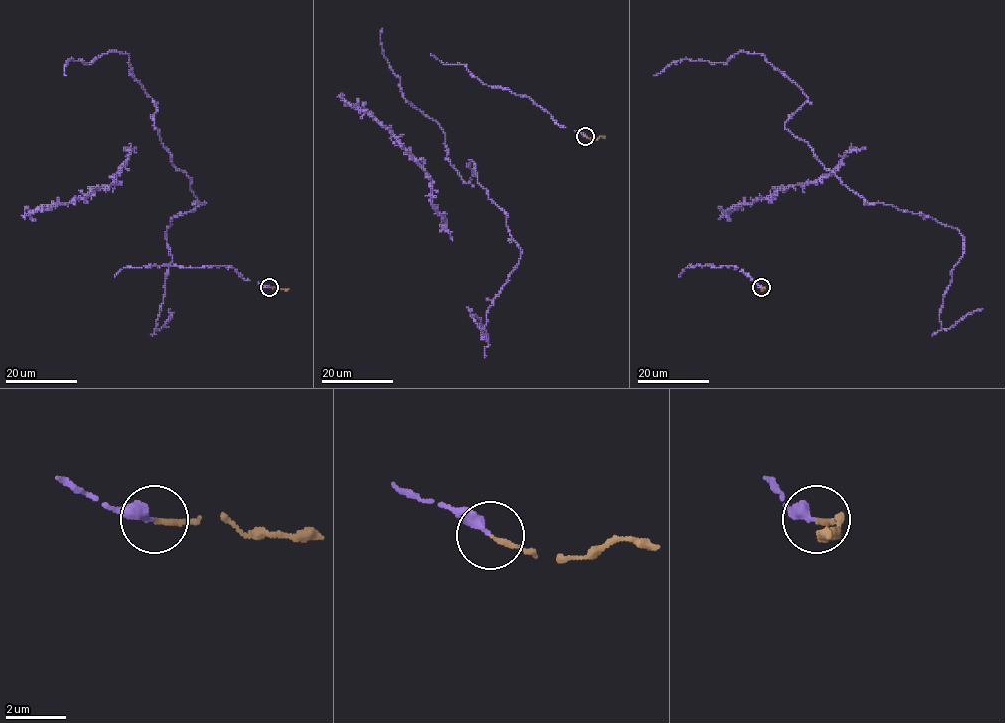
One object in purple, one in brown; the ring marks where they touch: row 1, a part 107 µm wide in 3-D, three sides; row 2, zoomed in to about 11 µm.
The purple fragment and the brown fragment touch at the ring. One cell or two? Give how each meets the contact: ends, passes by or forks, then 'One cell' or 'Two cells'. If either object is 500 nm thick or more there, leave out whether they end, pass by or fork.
At the ring purple ends. At the ring brown ends. One cell

